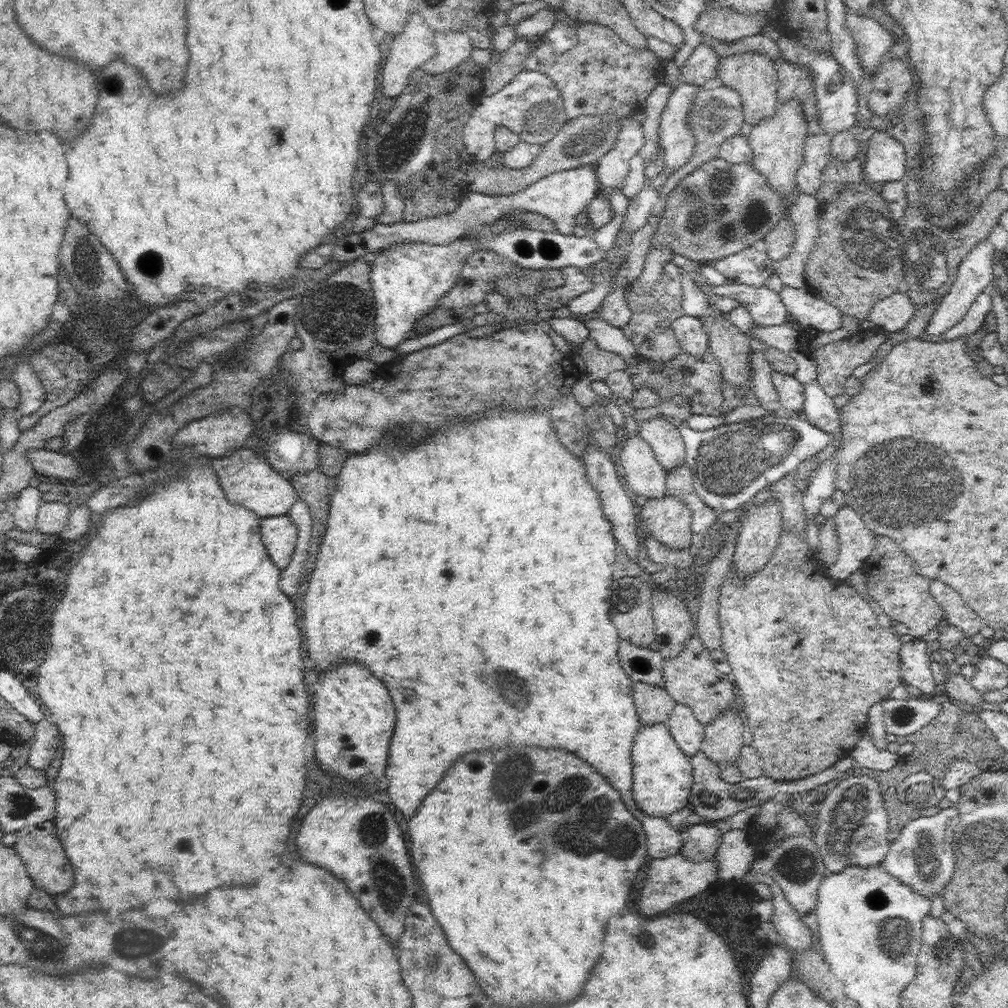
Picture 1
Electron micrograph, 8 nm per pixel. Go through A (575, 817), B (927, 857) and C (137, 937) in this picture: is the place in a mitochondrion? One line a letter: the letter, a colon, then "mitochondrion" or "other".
A: mitochondrion
B: mitochondrion
C: mitochondrion

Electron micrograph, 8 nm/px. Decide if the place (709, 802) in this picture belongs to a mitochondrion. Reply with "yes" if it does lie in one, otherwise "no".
yes

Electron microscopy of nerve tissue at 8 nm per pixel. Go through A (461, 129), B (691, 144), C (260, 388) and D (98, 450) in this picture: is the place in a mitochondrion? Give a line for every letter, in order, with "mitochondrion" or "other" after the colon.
A: other
B: other
C: mitochondrion
D: mitochondrion

